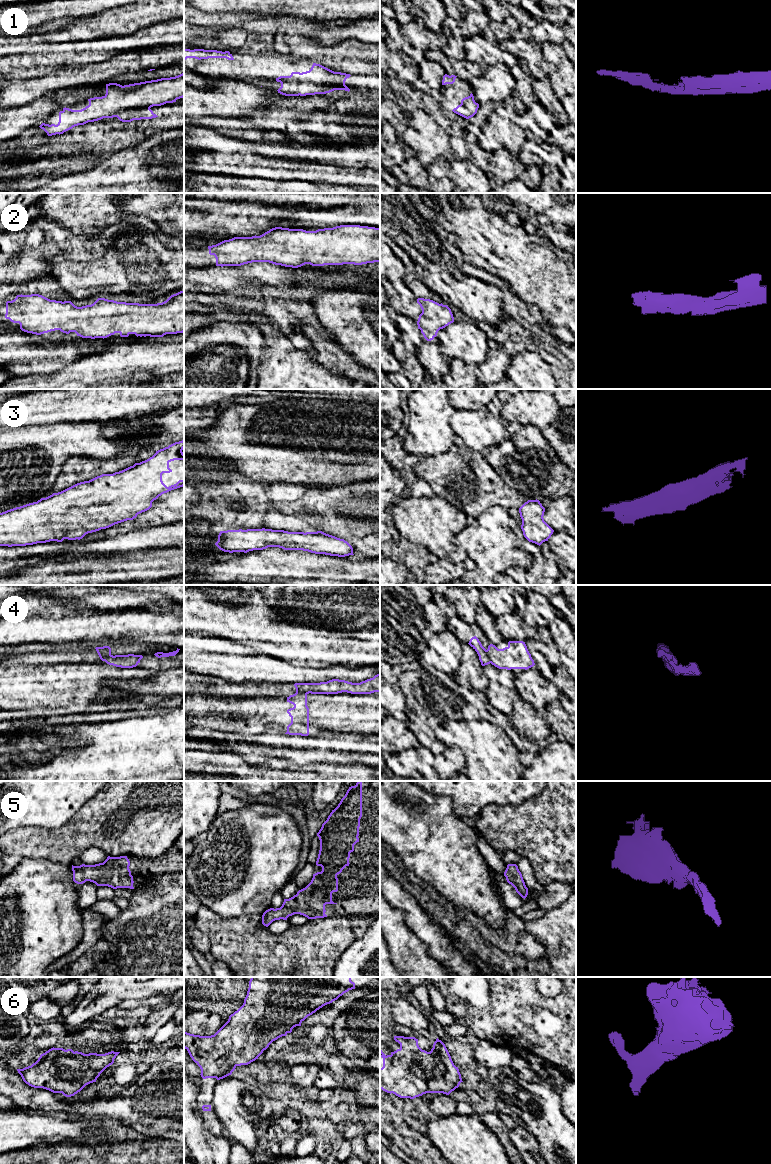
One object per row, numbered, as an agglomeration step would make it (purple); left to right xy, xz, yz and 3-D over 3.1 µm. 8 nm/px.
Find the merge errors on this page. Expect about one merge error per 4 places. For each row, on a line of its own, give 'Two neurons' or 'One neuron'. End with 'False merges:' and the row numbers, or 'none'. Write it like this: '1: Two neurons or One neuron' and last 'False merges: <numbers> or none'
1: One neuron
2: One neuron
3: One neuron
4: Two neurons
5: One neuron
6: One neuron
False merges: 4

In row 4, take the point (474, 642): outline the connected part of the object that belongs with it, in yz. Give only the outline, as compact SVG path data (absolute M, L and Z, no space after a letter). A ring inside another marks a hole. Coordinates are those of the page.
M476 636L472 637L468 644L477 652L482 666L490 664L487 650L482 646L481 642Z

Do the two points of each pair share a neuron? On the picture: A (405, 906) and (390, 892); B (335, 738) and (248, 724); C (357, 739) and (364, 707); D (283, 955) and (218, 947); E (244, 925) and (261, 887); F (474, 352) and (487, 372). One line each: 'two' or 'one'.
A: one
B: two
C: two
D: one
E: two
F: two

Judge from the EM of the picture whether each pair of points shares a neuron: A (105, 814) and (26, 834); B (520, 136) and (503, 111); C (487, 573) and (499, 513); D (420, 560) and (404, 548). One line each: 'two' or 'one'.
A: one
B: one
C: one
D: one

